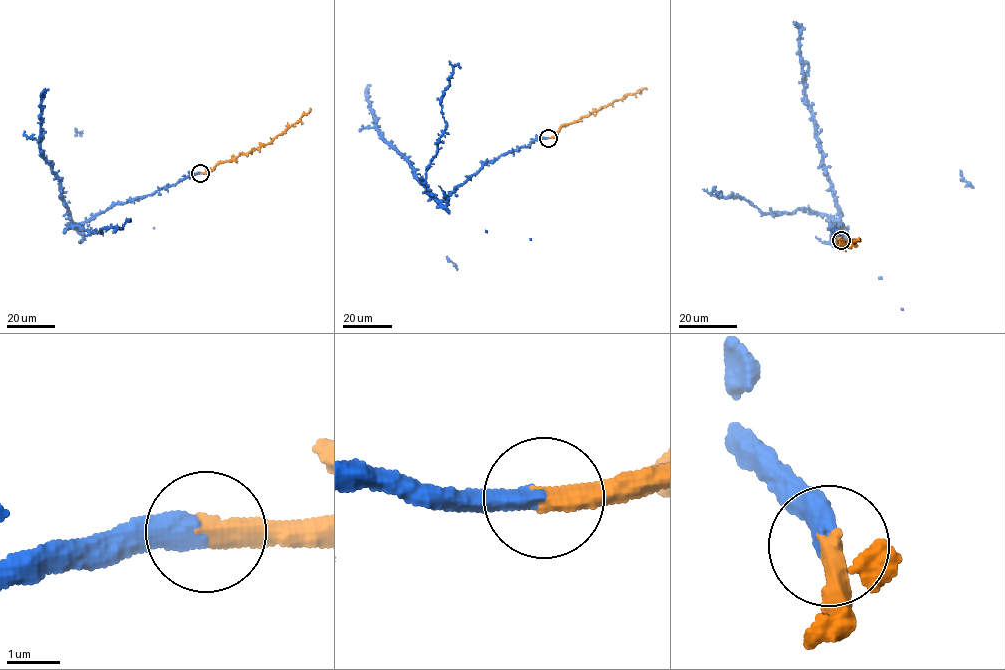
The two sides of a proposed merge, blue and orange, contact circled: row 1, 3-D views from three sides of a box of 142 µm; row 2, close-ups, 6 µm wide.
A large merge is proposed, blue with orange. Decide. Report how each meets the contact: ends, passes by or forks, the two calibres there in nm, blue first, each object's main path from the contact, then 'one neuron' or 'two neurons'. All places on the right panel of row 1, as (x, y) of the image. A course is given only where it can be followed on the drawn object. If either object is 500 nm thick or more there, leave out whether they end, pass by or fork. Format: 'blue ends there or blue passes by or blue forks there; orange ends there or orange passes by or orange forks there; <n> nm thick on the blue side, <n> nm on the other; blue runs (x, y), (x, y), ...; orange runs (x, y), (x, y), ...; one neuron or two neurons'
blue ends there; orange ends there; 400 nm thick on the blue side, 440 nm on the other; blue runs (841, 240), (831, 230), (838, 224), (842, 228), (838, 207), (805, 97), (800, 27), (794, 24); orange runs (841, 240), (842, 244), (838, 242), (839, 239), (843, 248), (859, 238); one neuron

